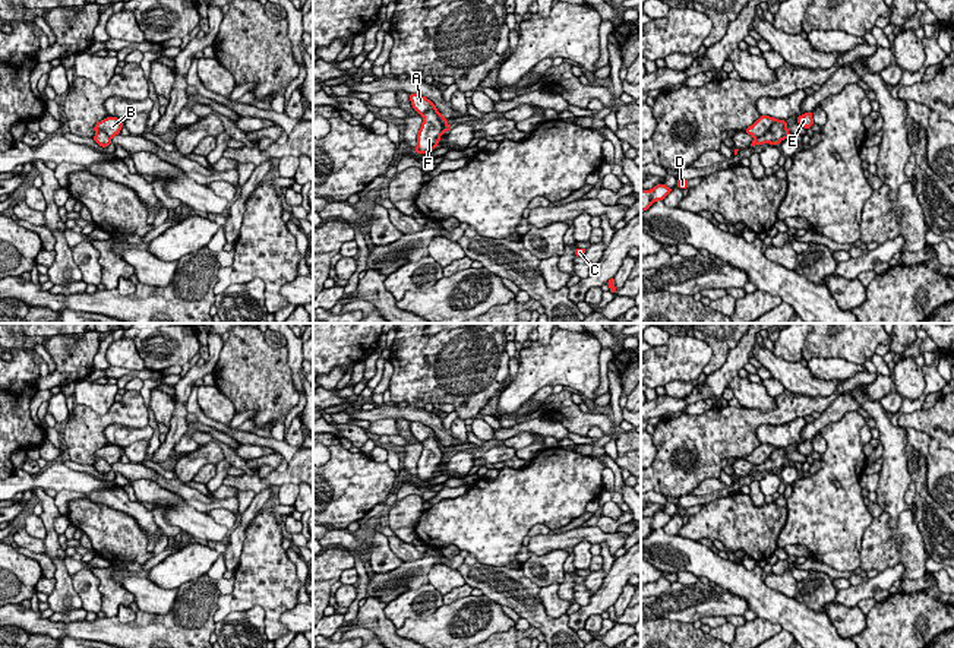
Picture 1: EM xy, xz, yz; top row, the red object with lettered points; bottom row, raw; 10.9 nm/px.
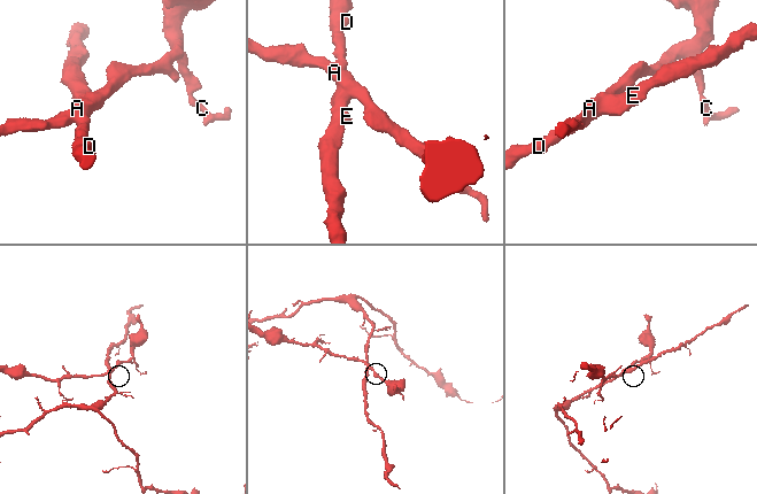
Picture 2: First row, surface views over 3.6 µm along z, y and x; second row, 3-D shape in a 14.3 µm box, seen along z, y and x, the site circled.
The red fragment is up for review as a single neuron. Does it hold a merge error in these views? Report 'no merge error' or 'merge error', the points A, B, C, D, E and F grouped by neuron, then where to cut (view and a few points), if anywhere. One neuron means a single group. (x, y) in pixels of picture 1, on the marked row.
merge error; A B C / D E F; cut in xz along (422, 113), (432, 108), (445, 130)

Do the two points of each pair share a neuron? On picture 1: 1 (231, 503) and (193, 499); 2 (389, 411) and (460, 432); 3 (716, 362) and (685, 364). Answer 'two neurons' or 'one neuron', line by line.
1: one neuron
2: two neurons
3: two neurons

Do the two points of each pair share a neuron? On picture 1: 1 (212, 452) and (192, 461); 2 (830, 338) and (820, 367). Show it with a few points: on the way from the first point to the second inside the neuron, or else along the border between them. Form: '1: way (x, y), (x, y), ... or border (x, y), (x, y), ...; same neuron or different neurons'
1: way (208, 454), (196, 460); same neuron
2: border (808, 360), (844, 359), (856, 364); different neurons

